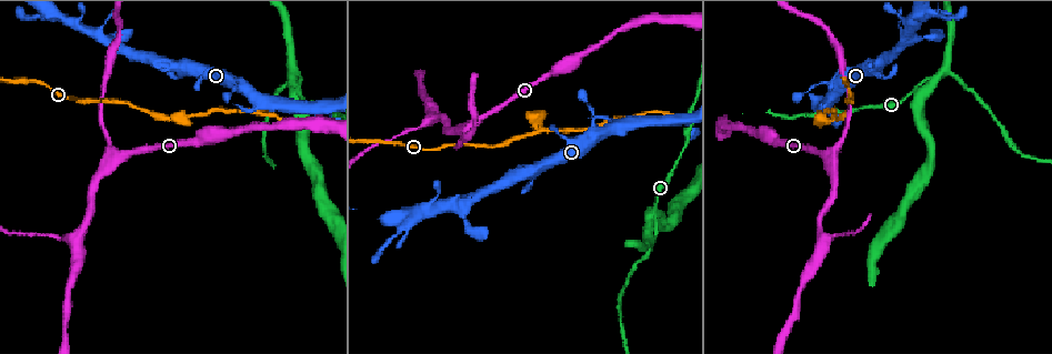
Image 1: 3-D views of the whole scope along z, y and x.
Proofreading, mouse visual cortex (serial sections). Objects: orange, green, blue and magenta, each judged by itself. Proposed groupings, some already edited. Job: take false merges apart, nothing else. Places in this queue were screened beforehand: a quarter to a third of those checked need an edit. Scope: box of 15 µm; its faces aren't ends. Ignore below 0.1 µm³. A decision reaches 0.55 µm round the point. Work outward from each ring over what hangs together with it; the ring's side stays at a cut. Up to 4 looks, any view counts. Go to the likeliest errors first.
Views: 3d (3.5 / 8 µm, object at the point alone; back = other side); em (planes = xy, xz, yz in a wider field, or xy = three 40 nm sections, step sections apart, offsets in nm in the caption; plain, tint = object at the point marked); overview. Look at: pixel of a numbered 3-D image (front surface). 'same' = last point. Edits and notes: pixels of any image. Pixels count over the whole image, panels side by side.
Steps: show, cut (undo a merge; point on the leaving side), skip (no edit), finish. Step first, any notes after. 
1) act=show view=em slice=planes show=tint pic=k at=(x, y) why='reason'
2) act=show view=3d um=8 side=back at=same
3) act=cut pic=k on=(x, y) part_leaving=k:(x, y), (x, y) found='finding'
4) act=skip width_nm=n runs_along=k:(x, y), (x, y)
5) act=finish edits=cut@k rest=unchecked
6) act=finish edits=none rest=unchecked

act=show view=3d um=8 pic=1 at=(57, 237) why='thick turns thin'

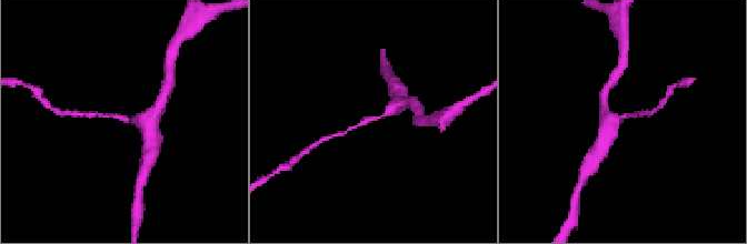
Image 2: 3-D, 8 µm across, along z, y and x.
act=show view=3d um=3.5 pic=2 at=(621, 116)

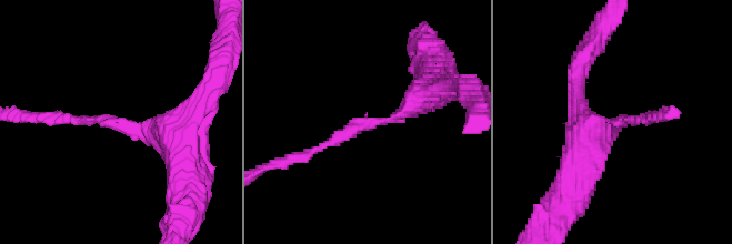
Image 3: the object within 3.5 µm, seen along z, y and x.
act=skip runs_along=3:(434, 88), (393, 119), (359, 124), (304, 155) found='one cell here'

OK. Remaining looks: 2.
act=show view=3d um=3.5 pic=1 at=(836, 119) why='branch point'

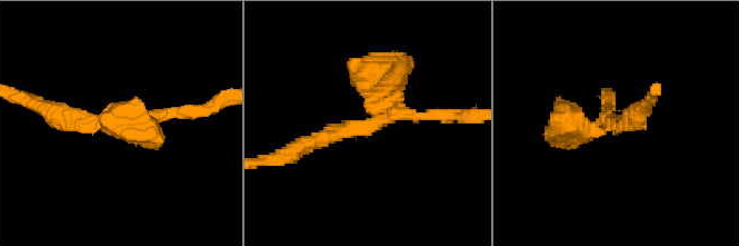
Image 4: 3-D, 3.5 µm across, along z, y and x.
act=show view=em slice=xy step=5 show=tint pic=4 at=(615, 122) arms=3 arm_widths_nm=150,250,400

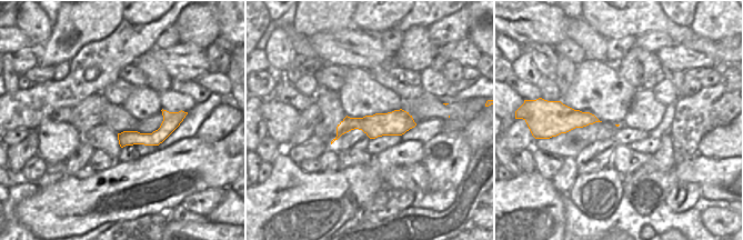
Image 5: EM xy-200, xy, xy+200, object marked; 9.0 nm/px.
act=skip found='all the same cell'

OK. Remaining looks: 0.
act=finish edits=none rest=unchecked

